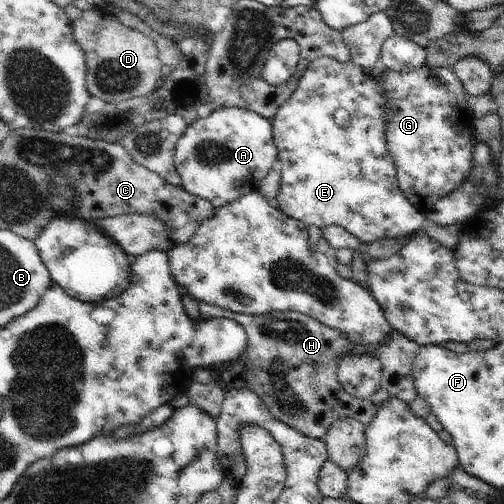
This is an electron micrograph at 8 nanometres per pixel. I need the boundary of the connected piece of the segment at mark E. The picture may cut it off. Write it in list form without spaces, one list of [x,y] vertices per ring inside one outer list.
[[[320,57],[314,59],[308,68],[304,71],[300,82],[296,90],[292,93],[292,96],[288,99],[286,104],[283,104],[279,108],[279,111],[275,114],[271,120],[273,124],[273,136],[274,144],[278,149],[278,160],[282,162],[282,171],[280,186],[278,194],[276,194],[274,200],[275,207],[280,209],[286,216],[302,222],[306,227],[319,226],[321,229],[330,226],[330,224],[338,224],[342,226],[364,243],[372,244],[377,240],[384,240],[384,238],[408,238],[412,236],[414,232],[418,232],[422,225],[428,220],[424,213],[422,213],[414,204],[410,204],[406,200],[406,196],[402,194],[402,190],[399,187],[399,180],[397,176],[396,164],[394,164],[394,158],[388,154],[388,142],[386,142],[386,128],[388,128],[388,108],[386,108],[386,102],[388,98],[384,98],[384,88],[382,88],[382,82],[384,78],[380,78],[384,72],[390,72],[388,68],[379,68],[374,66],[373,68],[362,68],[358,64],[354,64],[352,60],[346,60],[344,64],[338,62],[336,58],[332,57]]]

